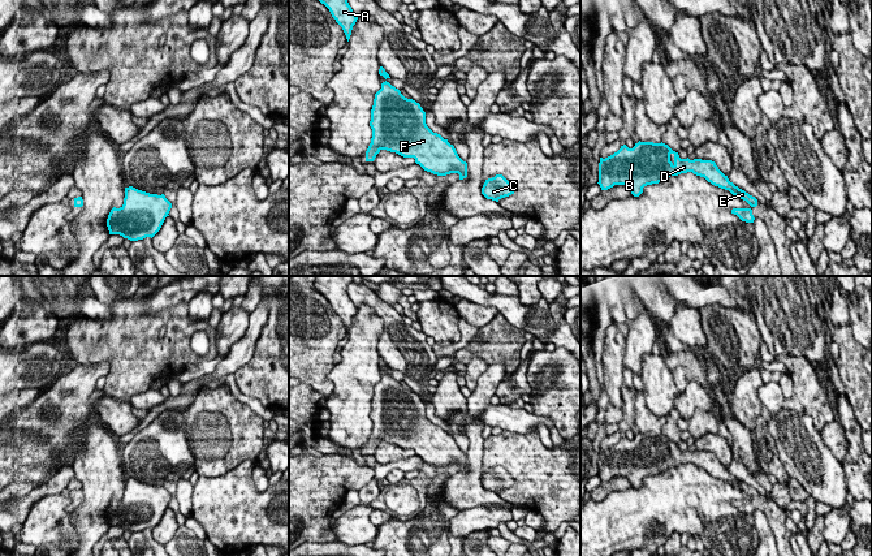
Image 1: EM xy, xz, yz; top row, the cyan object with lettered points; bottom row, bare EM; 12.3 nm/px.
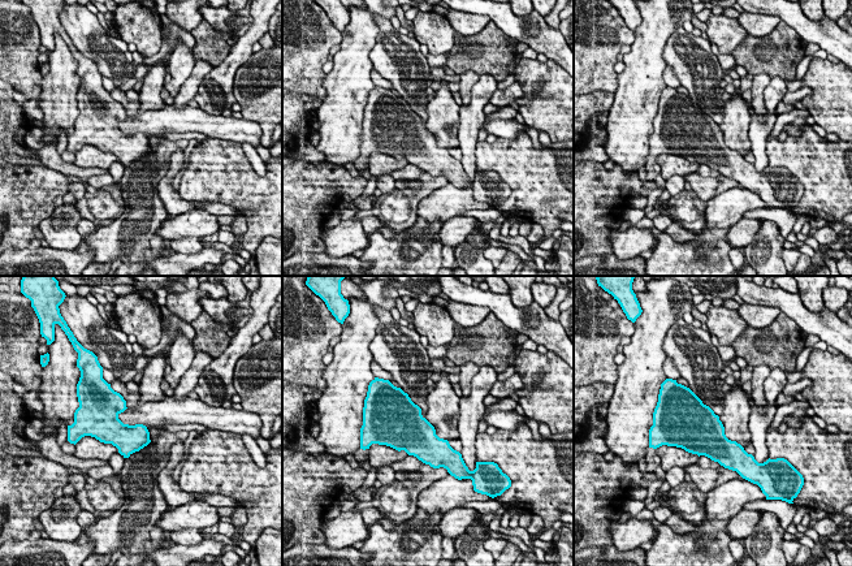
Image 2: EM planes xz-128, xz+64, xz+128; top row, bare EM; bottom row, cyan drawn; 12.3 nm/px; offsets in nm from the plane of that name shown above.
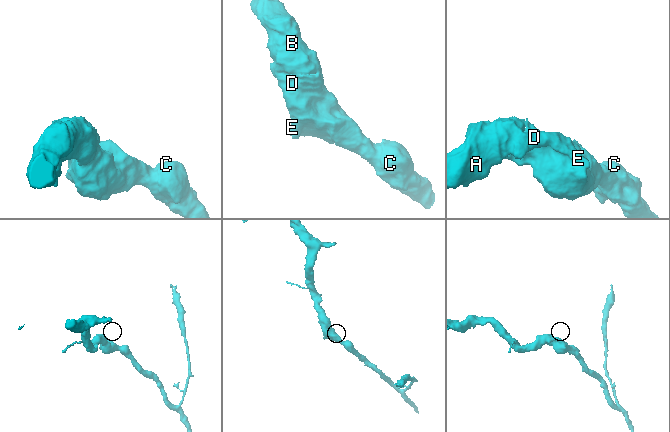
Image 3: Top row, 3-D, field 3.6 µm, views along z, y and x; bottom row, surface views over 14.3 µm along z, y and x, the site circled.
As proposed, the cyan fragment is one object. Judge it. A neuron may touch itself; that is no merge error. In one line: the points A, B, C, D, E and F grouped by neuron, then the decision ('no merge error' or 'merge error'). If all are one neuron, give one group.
A B C D E F; no merge error

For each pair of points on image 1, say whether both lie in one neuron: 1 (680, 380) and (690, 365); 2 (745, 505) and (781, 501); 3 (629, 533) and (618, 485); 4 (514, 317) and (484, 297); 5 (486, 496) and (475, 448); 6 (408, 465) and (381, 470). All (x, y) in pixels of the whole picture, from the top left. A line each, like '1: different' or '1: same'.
1: different
2: different
3: different
4: same
5: same
6: same

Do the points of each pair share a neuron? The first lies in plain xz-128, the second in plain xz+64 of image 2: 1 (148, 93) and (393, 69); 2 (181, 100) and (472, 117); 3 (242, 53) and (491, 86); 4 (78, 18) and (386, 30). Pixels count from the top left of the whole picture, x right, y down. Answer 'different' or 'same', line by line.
1: different
2: same
3: different
4: same

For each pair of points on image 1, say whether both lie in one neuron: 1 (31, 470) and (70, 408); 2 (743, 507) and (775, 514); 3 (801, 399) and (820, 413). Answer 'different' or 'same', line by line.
1: same
2: same
3: same

